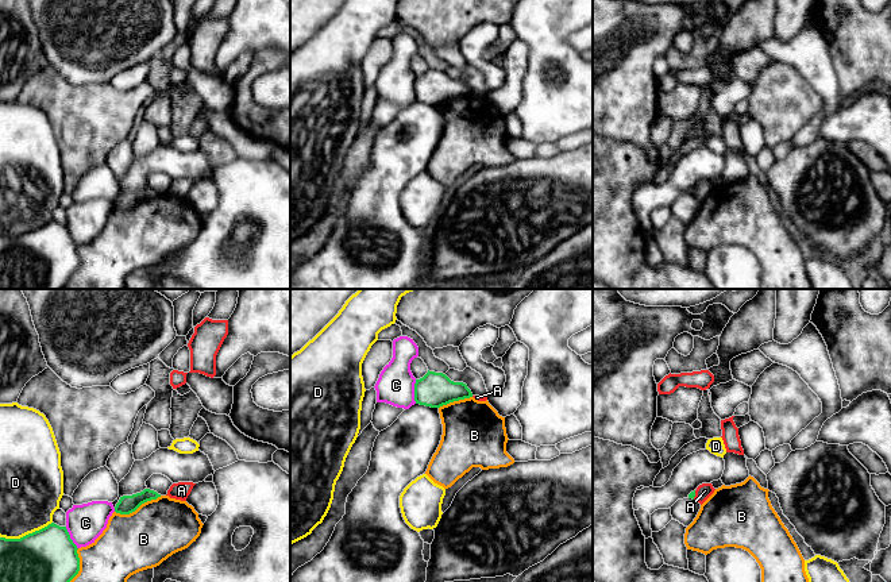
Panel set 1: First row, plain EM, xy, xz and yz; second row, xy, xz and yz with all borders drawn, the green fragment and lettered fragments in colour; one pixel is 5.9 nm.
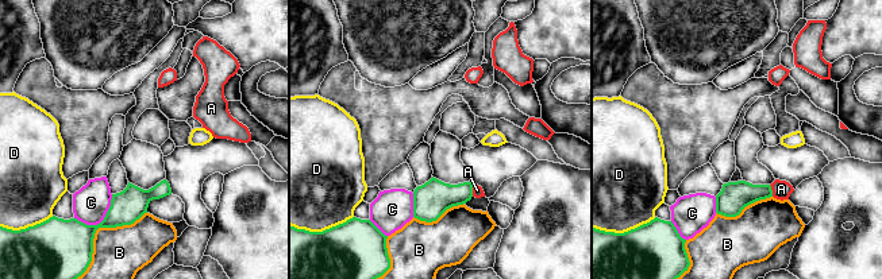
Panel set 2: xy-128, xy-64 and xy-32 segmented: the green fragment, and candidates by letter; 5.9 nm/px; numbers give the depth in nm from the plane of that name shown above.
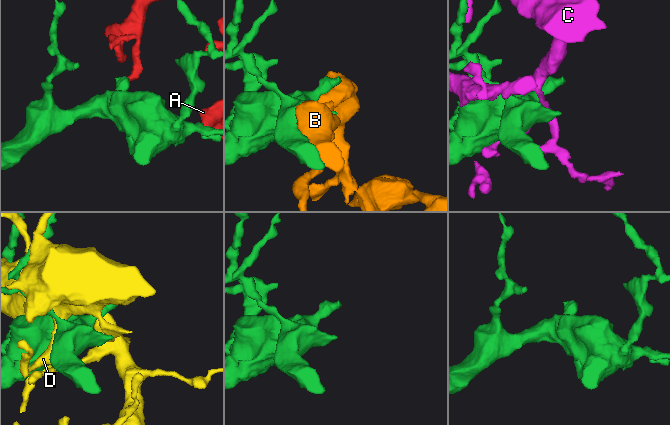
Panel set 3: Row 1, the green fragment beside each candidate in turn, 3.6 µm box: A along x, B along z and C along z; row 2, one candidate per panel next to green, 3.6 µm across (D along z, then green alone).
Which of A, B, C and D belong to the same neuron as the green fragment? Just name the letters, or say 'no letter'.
no letter

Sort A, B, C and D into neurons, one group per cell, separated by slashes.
A / B / C / D

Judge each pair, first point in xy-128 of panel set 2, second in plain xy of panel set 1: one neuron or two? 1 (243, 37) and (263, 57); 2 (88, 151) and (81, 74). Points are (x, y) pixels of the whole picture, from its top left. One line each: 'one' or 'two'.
1: two
2: two

